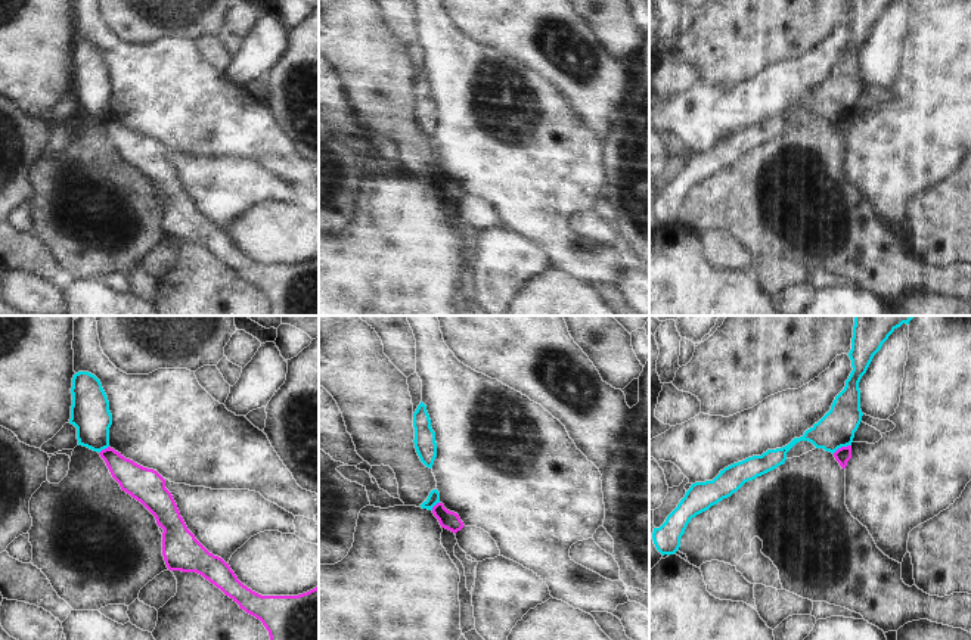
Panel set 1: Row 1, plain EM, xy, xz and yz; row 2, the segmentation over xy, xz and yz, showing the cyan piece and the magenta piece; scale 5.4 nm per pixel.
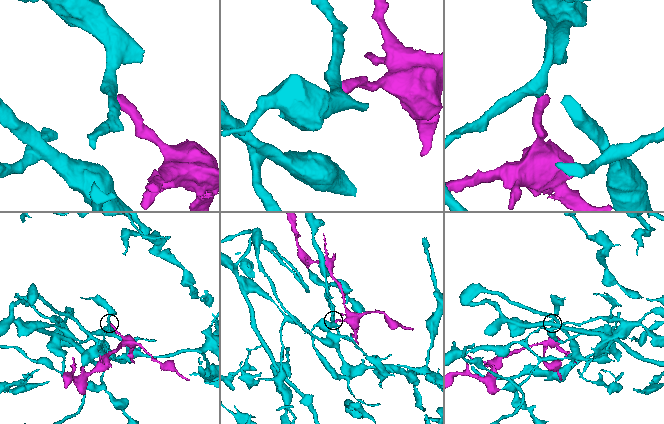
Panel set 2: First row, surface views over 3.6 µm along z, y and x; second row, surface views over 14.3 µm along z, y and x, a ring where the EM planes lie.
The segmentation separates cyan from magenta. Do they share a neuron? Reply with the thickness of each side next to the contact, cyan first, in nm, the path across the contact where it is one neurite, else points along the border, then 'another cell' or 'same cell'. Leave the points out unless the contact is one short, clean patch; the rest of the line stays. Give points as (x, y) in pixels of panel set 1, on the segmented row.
200/90 nm | along yz (850, 444), (841, 446), (833, 453) | another cell

